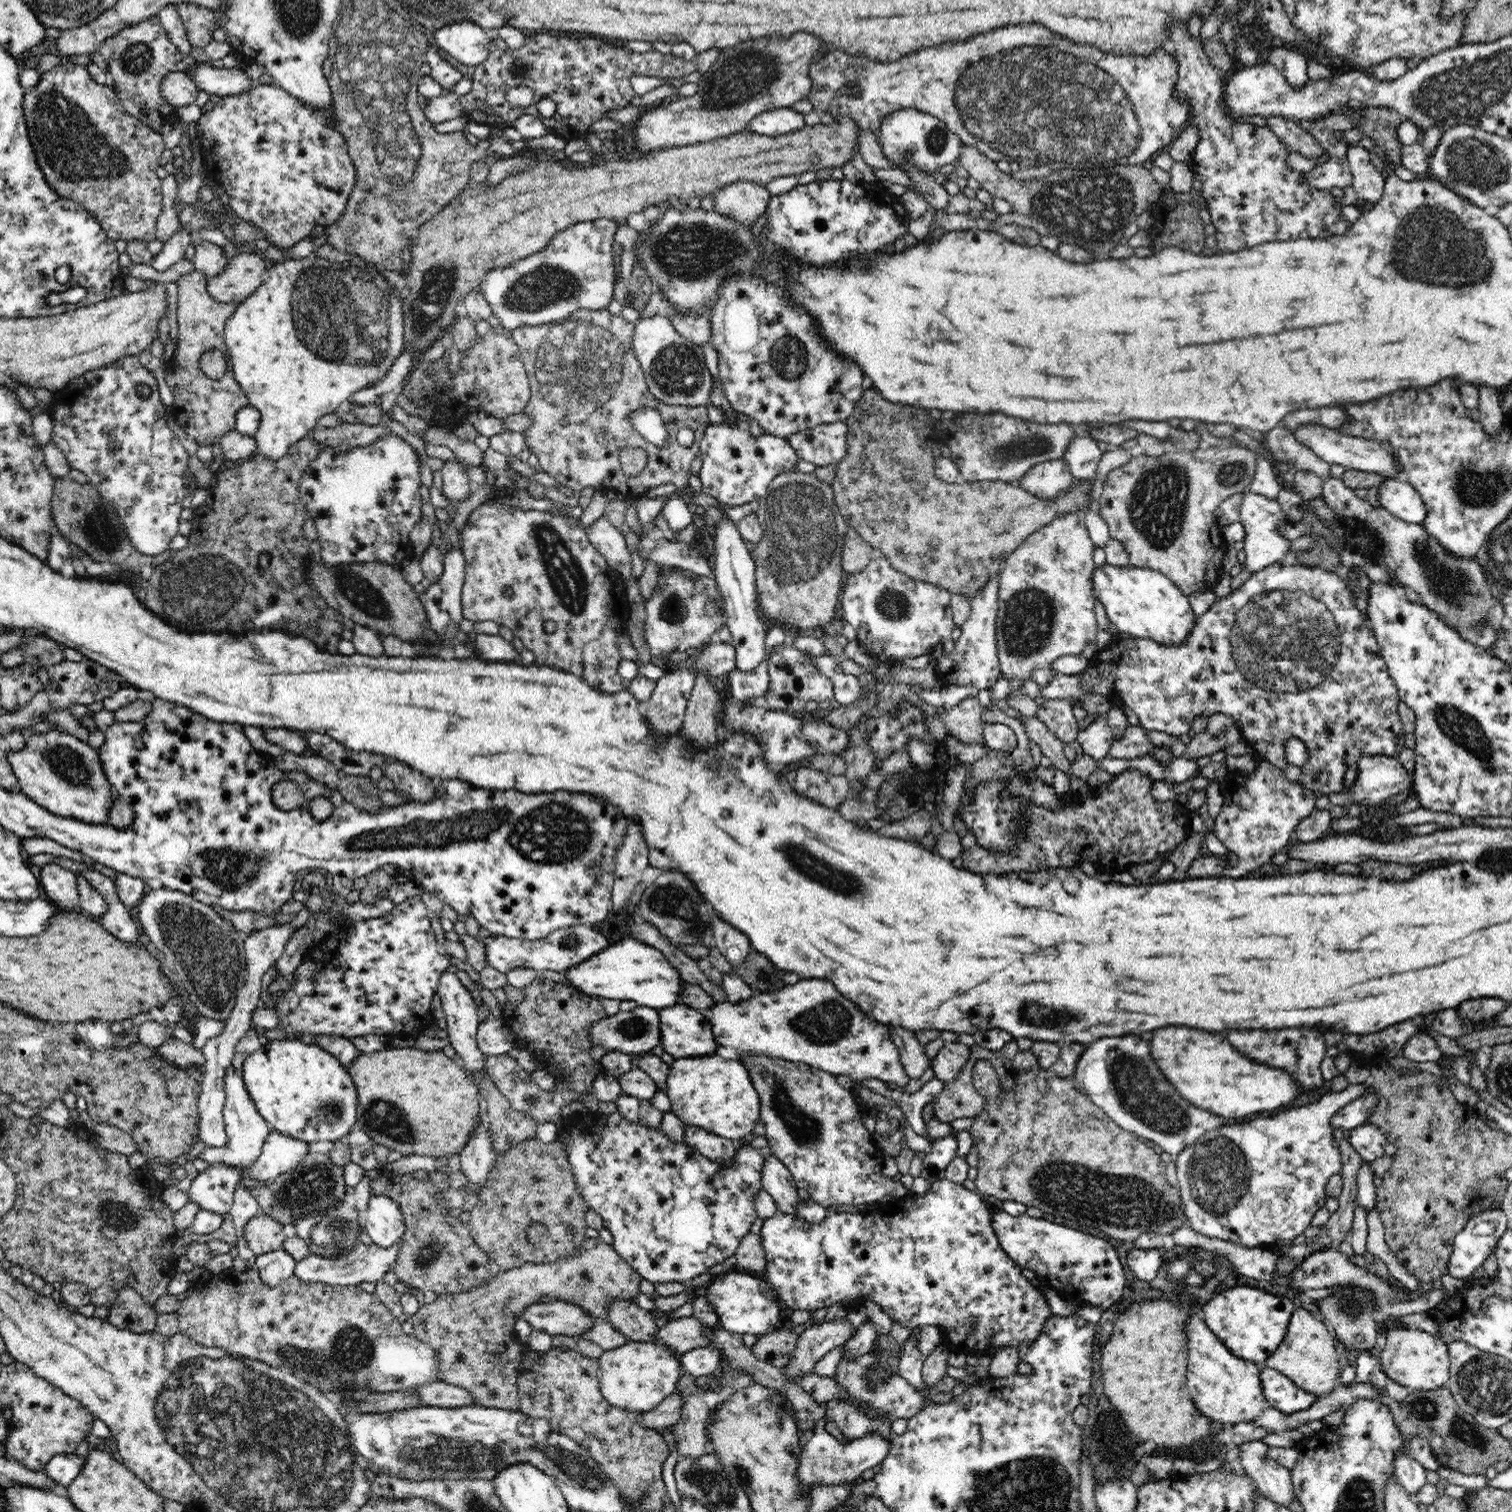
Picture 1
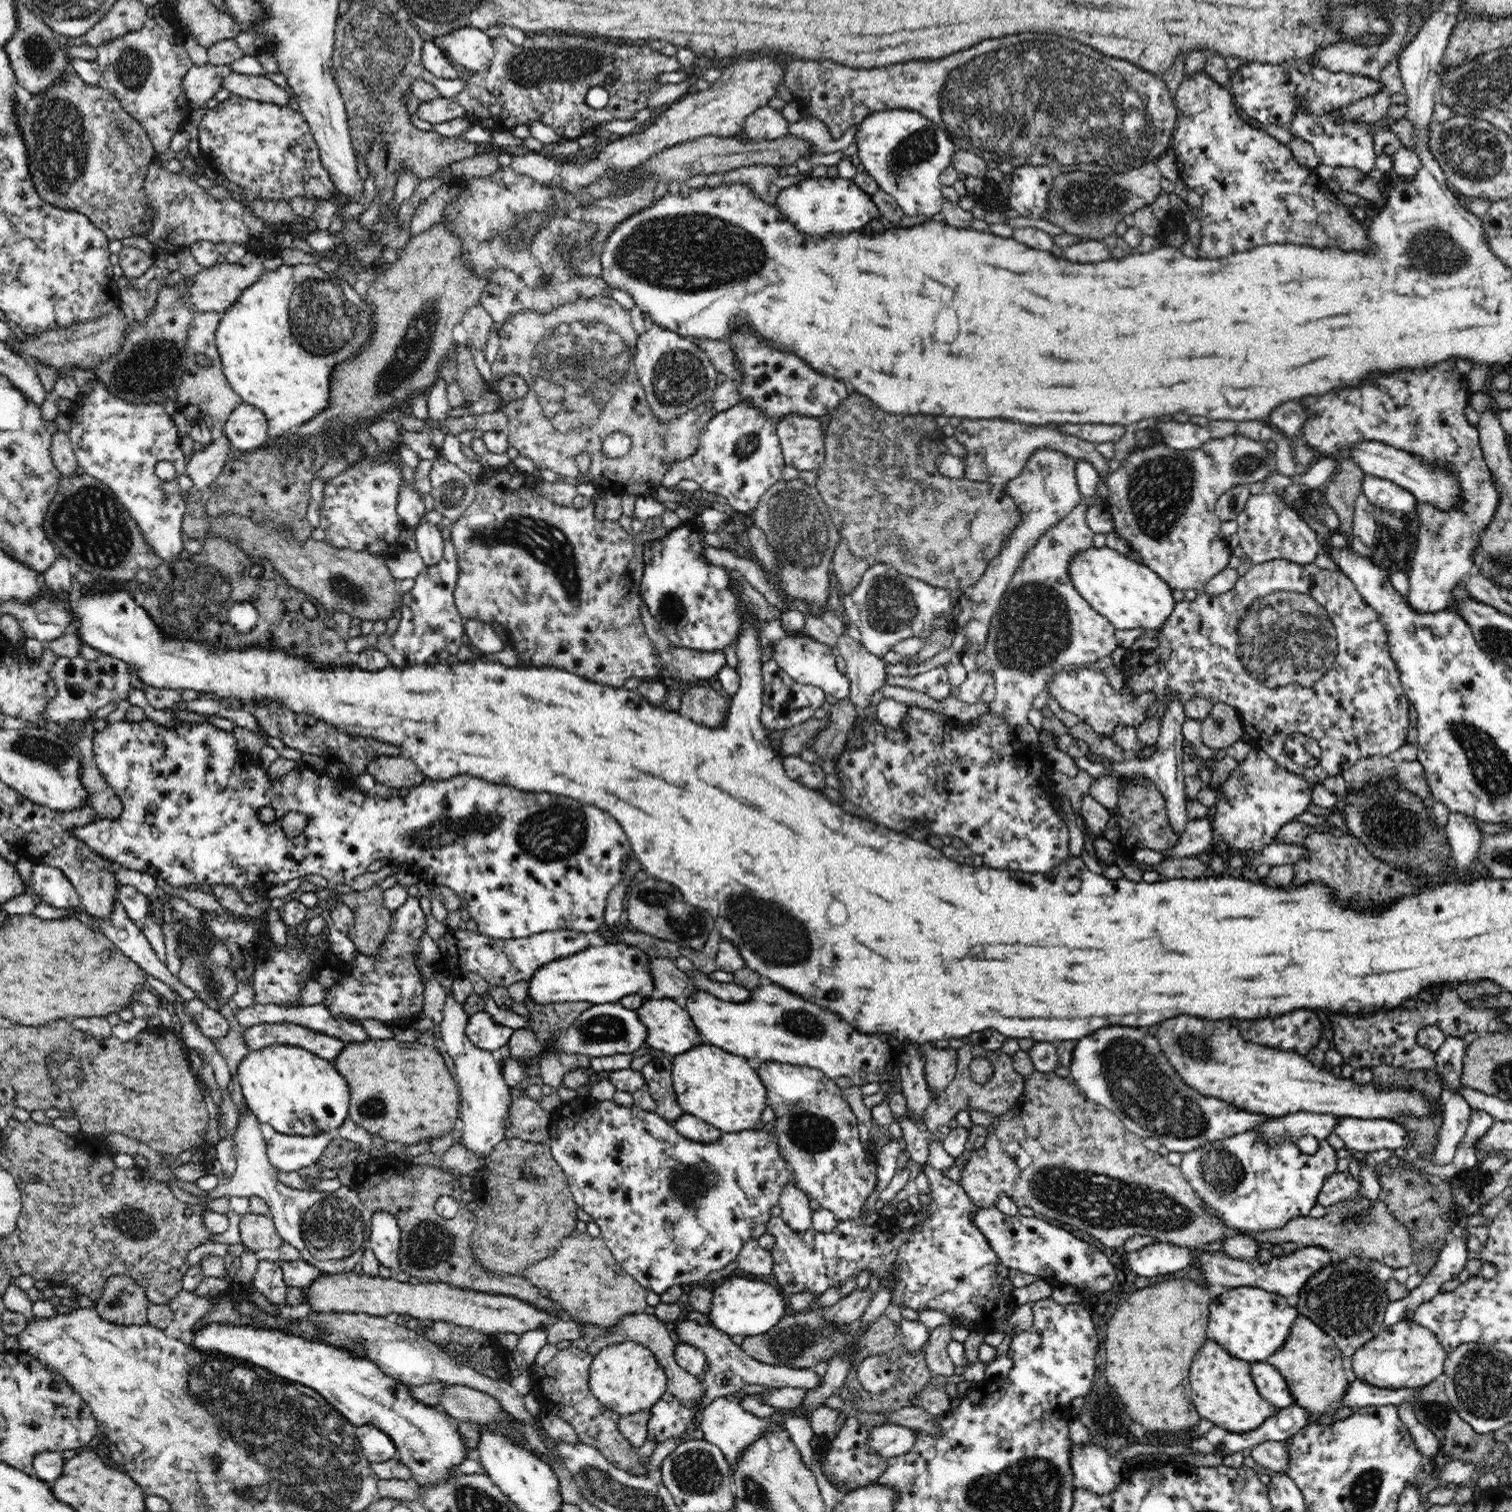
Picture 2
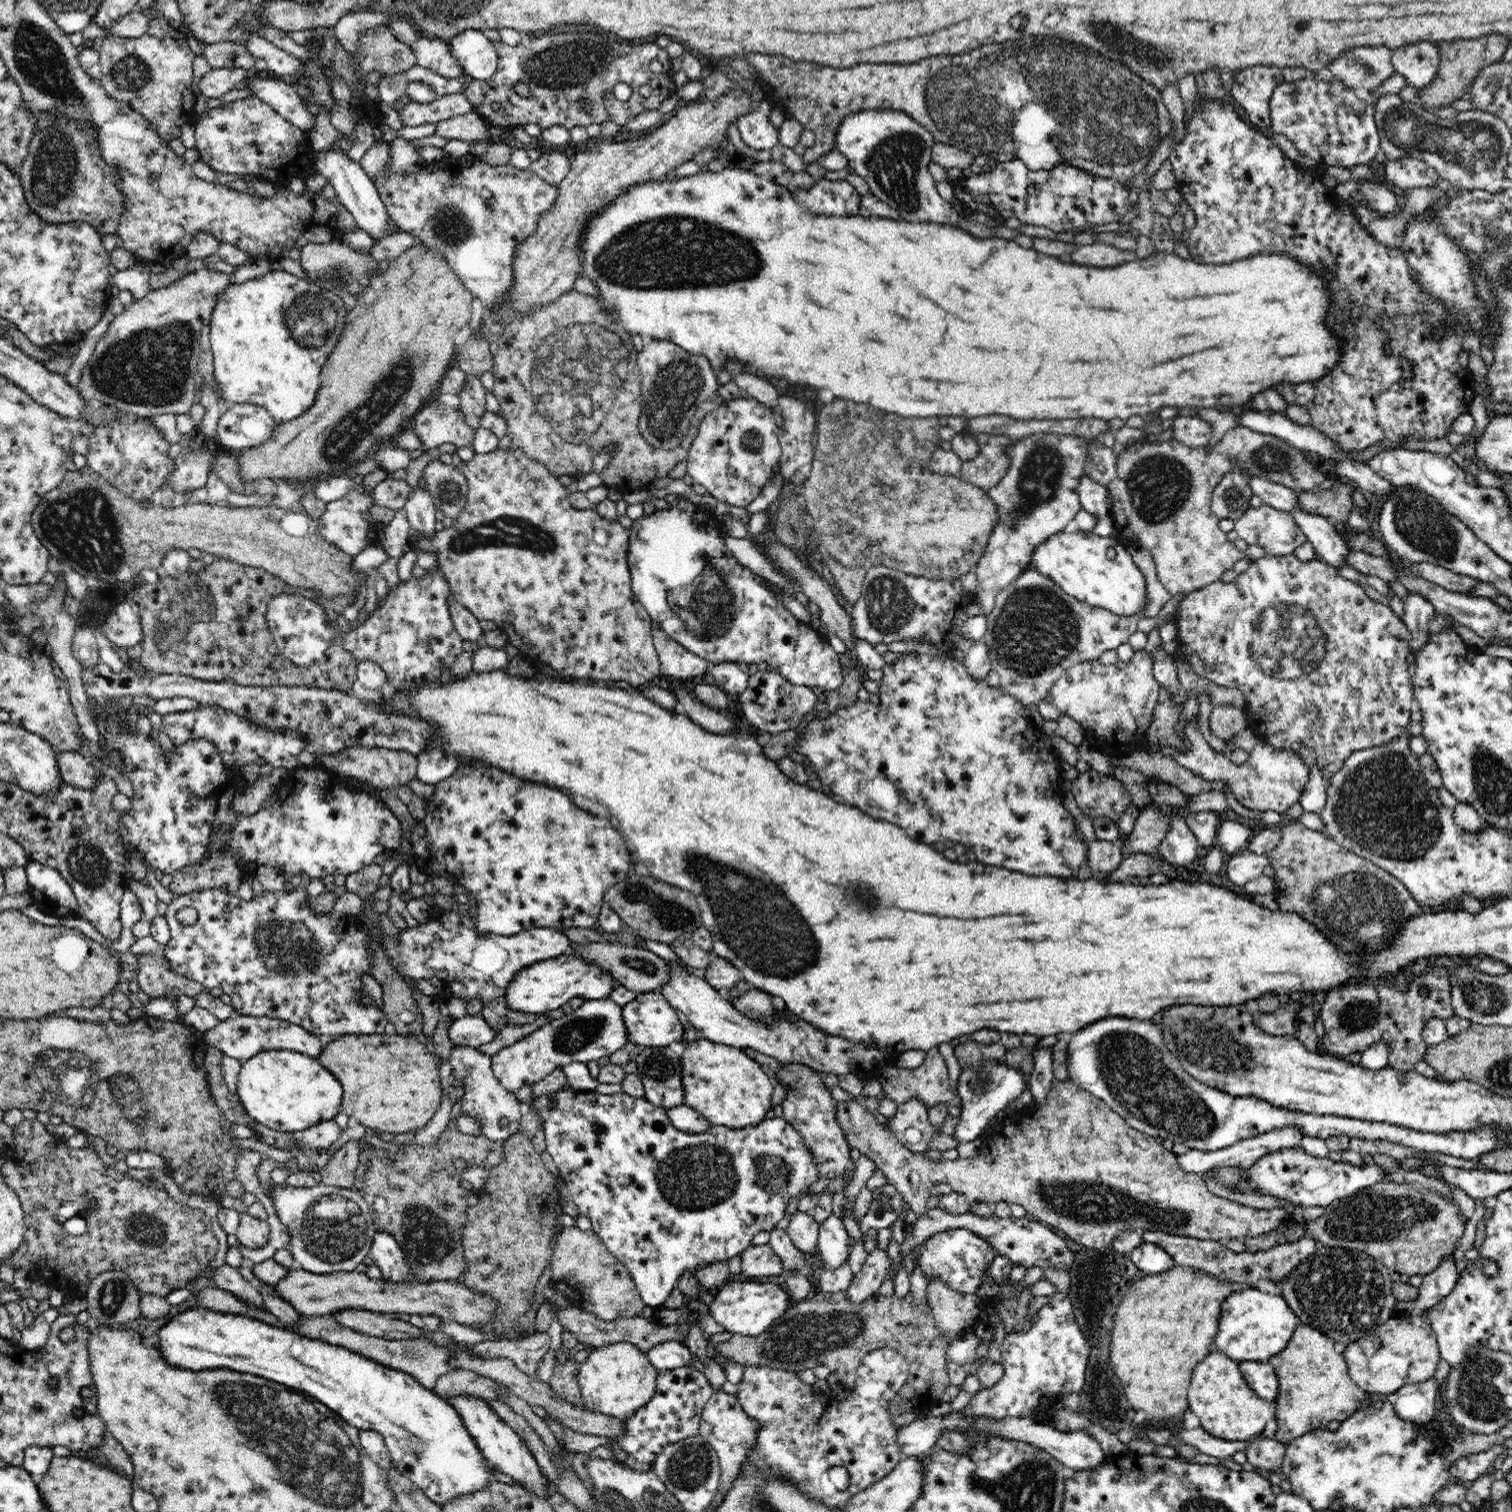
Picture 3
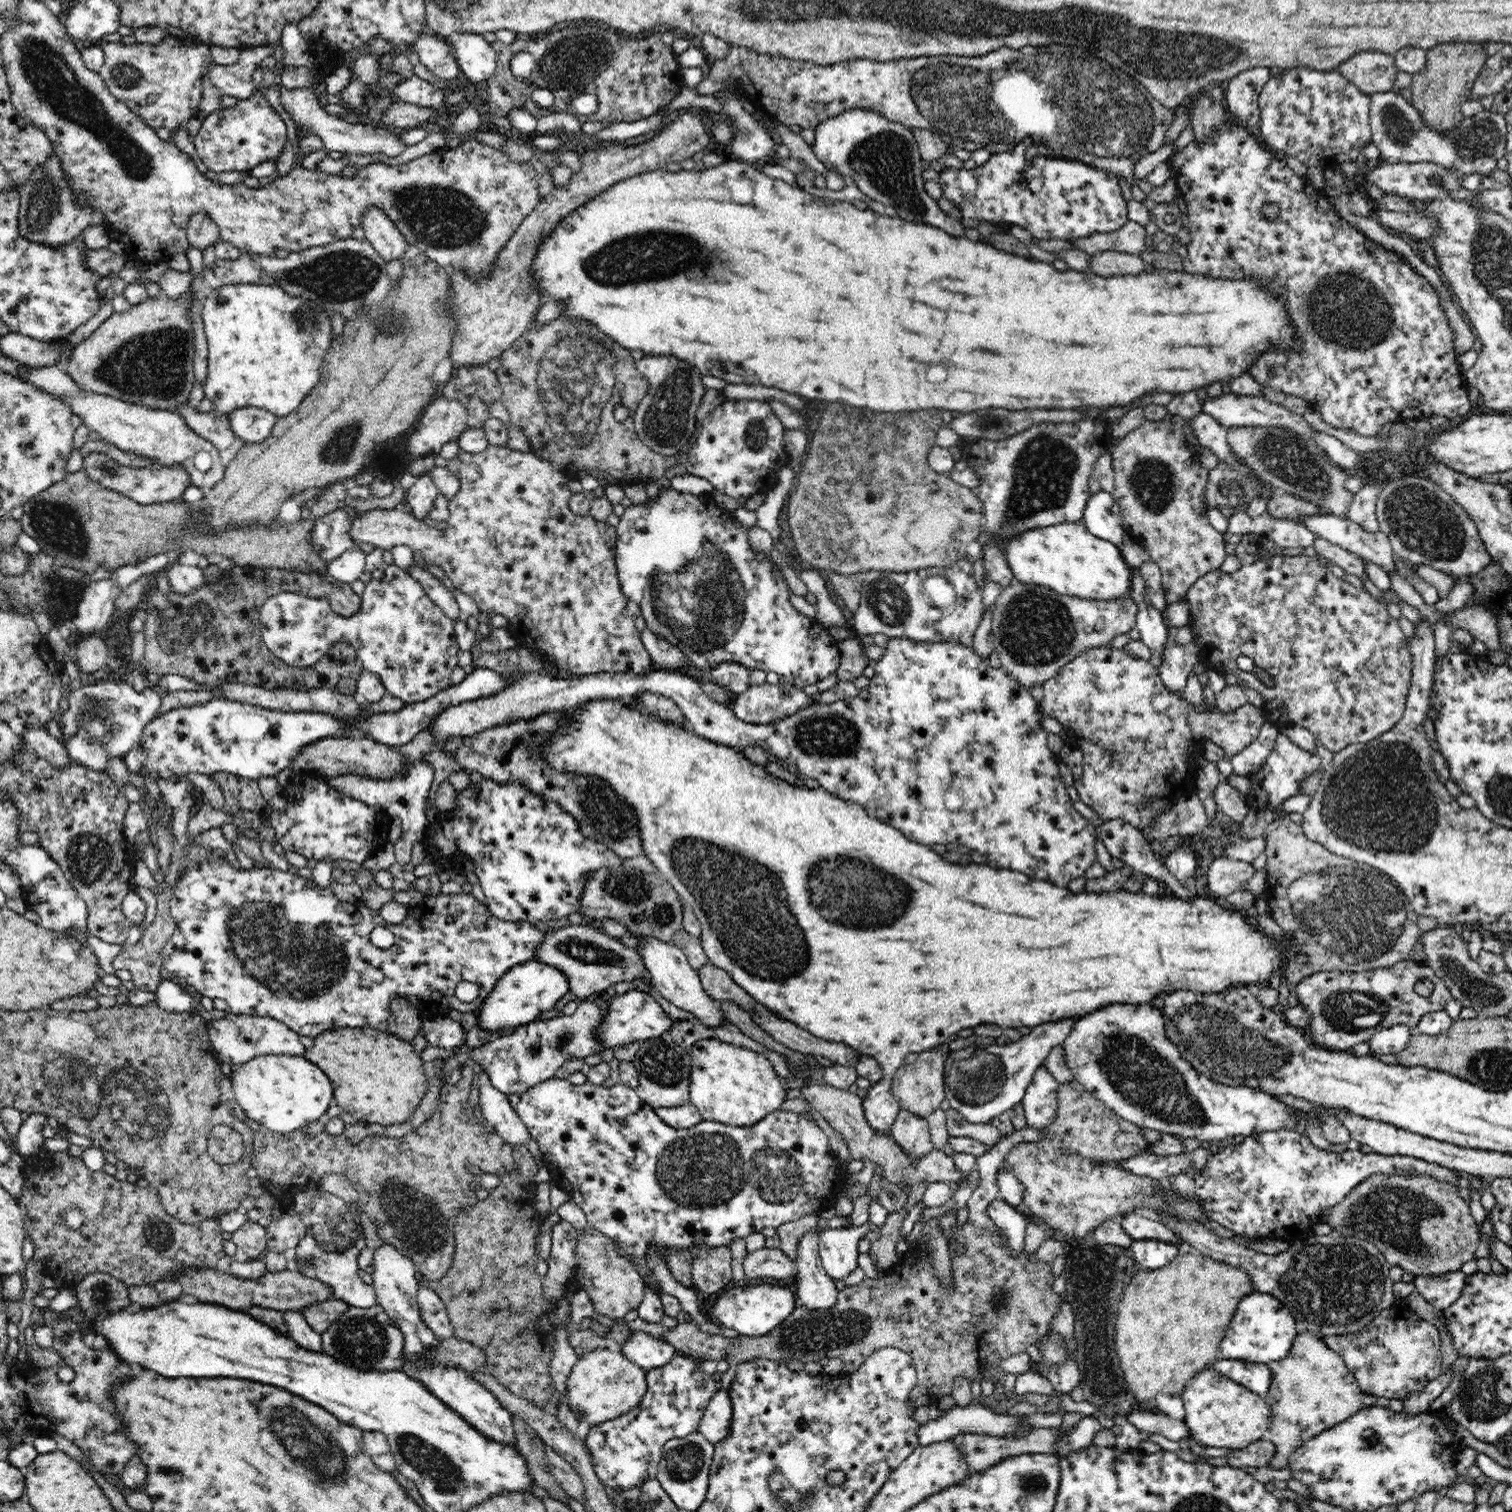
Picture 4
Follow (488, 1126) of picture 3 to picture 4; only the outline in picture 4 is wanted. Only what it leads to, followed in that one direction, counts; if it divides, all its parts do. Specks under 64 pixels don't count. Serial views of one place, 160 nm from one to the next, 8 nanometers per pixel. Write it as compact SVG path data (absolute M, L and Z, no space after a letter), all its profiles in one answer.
M484 1072L478 1076L477 1085L480 1089L479 1106L484 1125L493 1127L495 1134L508 1145L513 1147L528 1145L531 1135L516 1110L510 1105L508 1095L494 1088L489 1076Z

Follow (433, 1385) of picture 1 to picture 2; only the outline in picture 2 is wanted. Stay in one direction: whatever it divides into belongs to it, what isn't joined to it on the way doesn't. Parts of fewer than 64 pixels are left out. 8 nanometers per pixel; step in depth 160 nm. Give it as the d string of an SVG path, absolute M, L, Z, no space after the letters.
M447 1385L446 1388L442 1388L442 1396L437 1406L457 1422L500 1424L504 1416L508 1416L503 1406L493 1396L462 1385Z

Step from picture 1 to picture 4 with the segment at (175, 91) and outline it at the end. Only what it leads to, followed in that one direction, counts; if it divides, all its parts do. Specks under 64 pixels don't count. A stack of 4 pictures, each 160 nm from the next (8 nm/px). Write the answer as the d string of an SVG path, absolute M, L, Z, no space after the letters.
M273 44L241 48L241 54L236 64L220 66L212 59L207 76L222 94L234 96L238 100L252 98L259 92L258 87L252 81L252 73L264 58L273 56L274 51L275 45Z

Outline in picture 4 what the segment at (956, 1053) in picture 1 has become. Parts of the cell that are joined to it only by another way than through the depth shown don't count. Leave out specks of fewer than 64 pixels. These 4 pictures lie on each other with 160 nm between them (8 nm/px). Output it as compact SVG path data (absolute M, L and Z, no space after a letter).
M938 1048L922 1051L916 1055L914 1061L906 1061L894 1074L891 1080L891 1088L896 1098L898 1098L901 1109L926 1120L934 1110L939 1109L940 1104L945 1100L946 1096L944 1056L945 1054Z

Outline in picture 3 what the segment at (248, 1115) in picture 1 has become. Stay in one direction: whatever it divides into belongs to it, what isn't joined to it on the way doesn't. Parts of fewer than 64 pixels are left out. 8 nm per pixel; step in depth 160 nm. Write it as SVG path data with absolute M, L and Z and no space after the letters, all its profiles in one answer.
M326 1184L313 1187L276 1187L272 1202L290 1235L290 1251L302 1269L314 1274L352 1272L371 1249L376 1232L364 1198L353 1189Z

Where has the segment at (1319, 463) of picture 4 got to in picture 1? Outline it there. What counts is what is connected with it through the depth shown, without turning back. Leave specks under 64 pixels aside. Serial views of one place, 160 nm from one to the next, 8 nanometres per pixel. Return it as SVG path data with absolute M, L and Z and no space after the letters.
M1231 445L1229 448L1209 447L1206 450L1198 448L1193 451L1170 448L1170 451L1162 454L1162 456L1139 454L1138 456L1131 457L1126 464L1116 467L1108 473L1102 490L1102 498L1100 498L1100 502L1098 502L1098 505L1094 509L1107 522L1109 538L1119 540L1124 545L1126 552L1129 554L1130 565L1143 569L1157 570L1165 574L1184 595L1191 595L1196 591L1210 592L1213 590L1213 583L1222 571L1222 558L1228 546L1228 542L1223 539L1221 527L1216 524L1215 510L1223 500L1226 500L1232 494L1244 493L1248 490L1250 484L1252 484L1252 480L1254 480L1254 474L1256 474L1256 453L1248 449L1245 445Z

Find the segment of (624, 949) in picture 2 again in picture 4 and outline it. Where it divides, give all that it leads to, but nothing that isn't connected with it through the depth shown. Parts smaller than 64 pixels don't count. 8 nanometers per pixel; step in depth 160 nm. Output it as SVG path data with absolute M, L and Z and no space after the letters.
M536 960L513 966L499 978L492 992L476 1010L479 1026L494 1036L512 1031L536 1021L542 1012L552 1009L568 991L570 990L566 975L553 966Z

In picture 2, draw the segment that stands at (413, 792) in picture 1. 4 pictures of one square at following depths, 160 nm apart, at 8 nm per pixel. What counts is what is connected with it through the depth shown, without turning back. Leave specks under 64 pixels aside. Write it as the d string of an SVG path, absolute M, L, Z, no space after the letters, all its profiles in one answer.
M403 754L380 755L366 765L368 774L389 788L414 788L424 782L425 776L418 765Z

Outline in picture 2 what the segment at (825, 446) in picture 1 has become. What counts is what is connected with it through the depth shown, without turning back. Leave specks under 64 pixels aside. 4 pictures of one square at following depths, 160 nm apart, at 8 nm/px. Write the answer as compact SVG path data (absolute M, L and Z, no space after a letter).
M786 415L777 422L777 435L785 466L817 469L825 457L824 421L814 417Z

